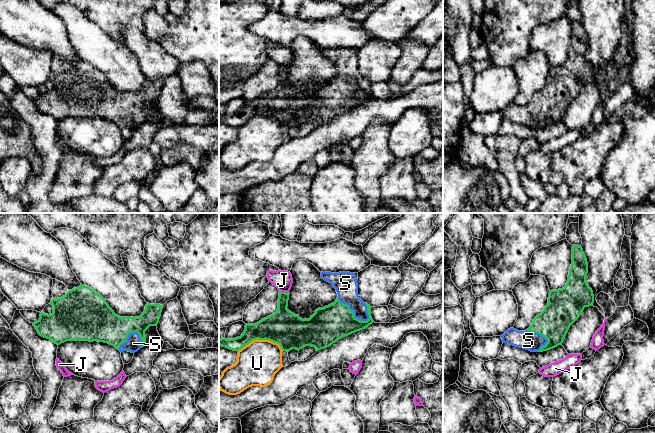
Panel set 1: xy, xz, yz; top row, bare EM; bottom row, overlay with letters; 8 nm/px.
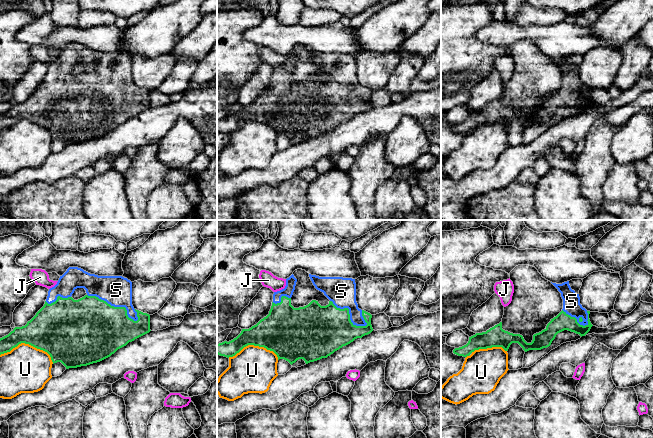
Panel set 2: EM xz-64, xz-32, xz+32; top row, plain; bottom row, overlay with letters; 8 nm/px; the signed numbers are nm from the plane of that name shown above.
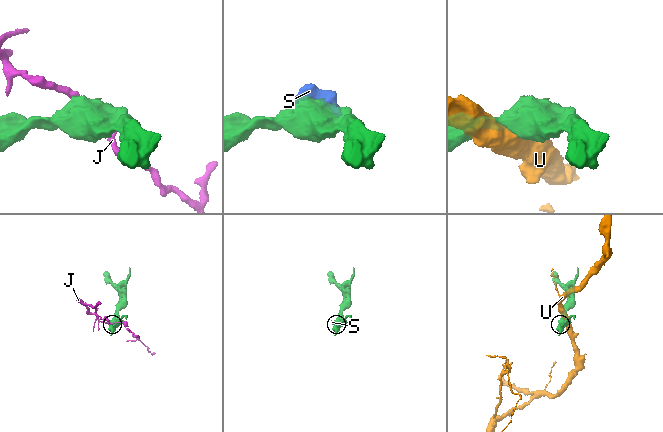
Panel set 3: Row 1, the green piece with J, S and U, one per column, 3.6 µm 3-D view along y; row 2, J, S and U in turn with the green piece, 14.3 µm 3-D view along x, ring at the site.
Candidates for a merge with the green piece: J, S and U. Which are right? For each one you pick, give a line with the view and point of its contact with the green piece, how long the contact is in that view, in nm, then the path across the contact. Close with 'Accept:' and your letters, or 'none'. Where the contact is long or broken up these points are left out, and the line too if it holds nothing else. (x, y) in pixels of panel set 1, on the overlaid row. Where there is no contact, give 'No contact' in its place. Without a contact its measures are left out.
S: Touches green at xz (353, 312). Shared border 320 nm
Accept: S

